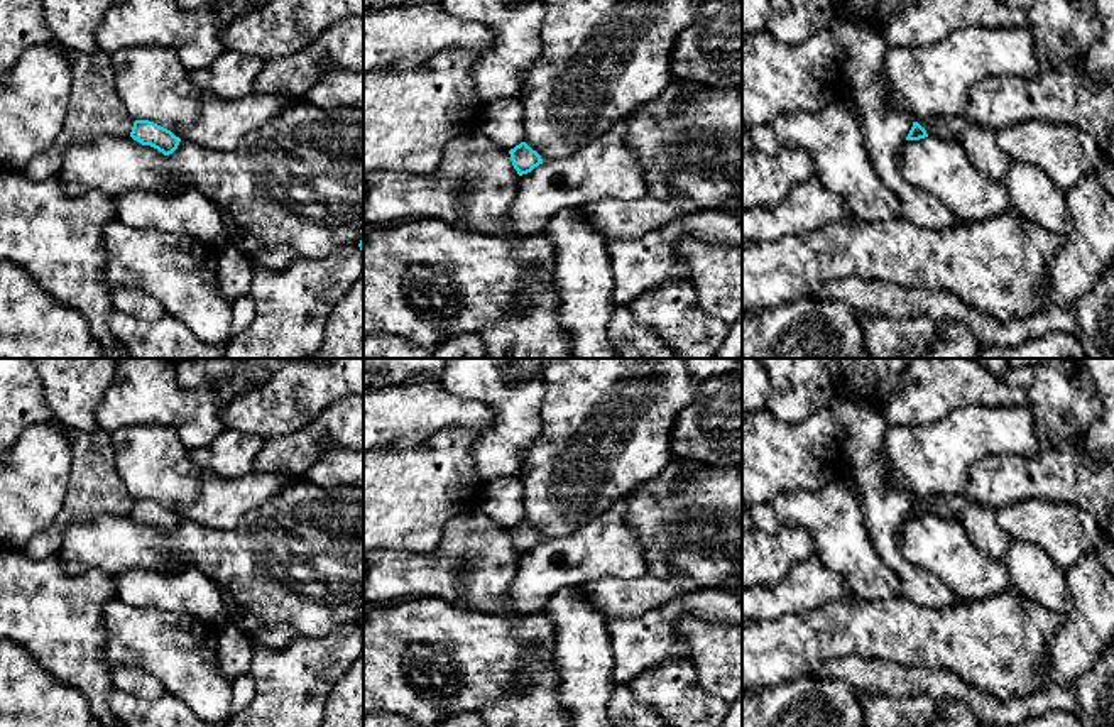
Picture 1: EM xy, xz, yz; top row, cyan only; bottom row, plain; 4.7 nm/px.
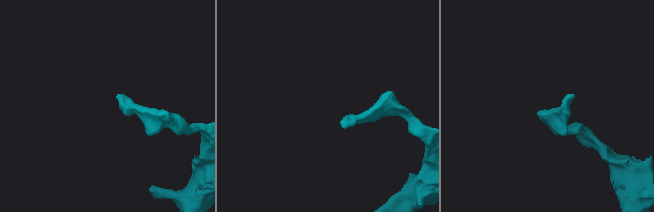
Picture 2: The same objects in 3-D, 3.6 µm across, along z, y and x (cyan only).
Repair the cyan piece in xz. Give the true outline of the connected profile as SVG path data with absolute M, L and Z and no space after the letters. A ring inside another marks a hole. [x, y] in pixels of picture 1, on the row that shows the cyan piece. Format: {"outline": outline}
{"outline": "M521 142L509 150L514 169L519 176L531 172L534 167L543 164L541 156L532 150L526 142Z"}

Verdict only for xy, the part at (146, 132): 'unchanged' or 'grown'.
unchanged

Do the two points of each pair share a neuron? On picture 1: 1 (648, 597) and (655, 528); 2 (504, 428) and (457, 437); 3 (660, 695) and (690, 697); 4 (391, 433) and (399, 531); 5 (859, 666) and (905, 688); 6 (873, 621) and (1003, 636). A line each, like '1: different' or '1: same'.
1: different
2: different
3: same
4: different
5: same
6: same

